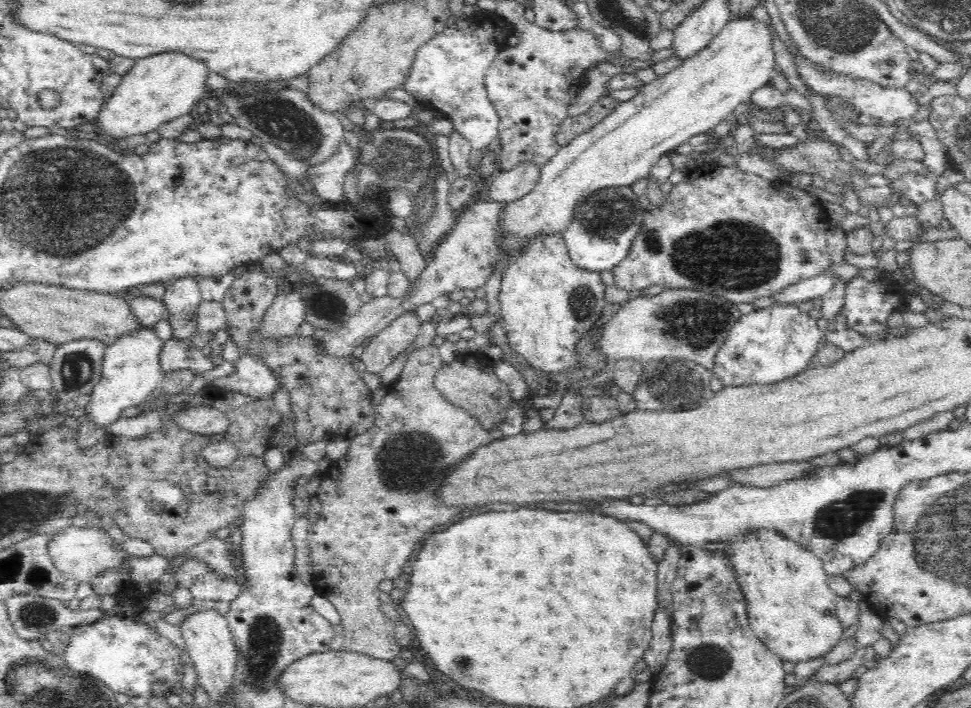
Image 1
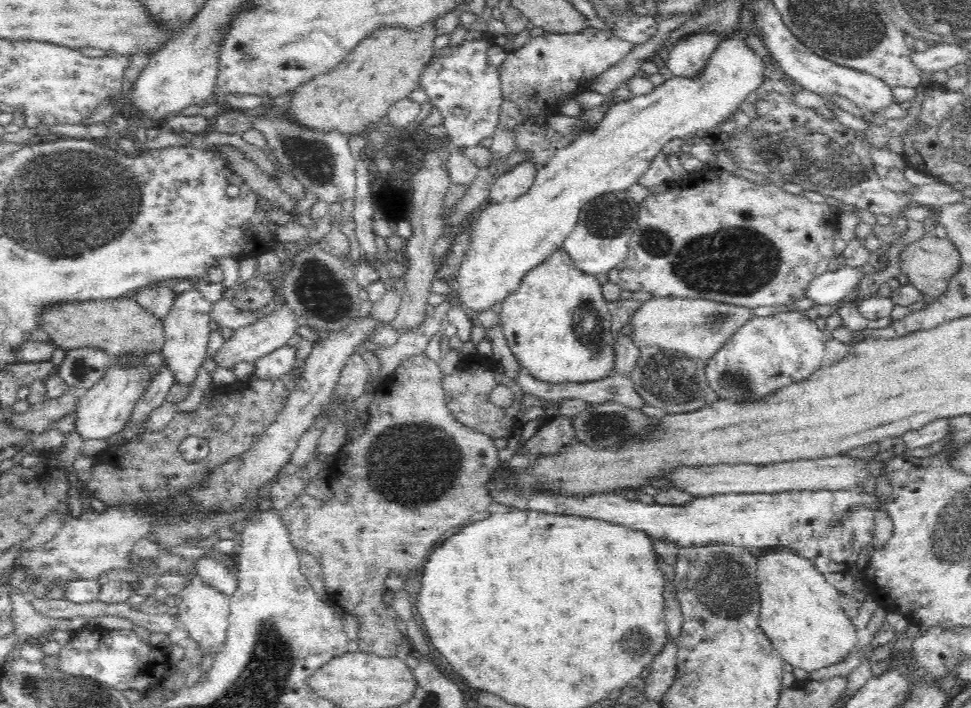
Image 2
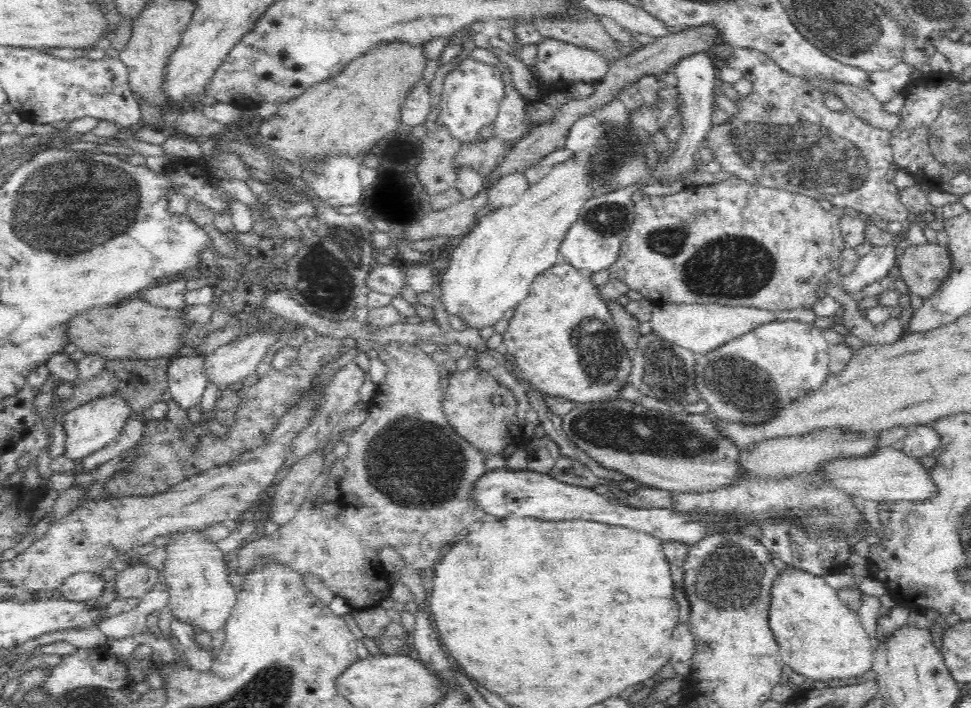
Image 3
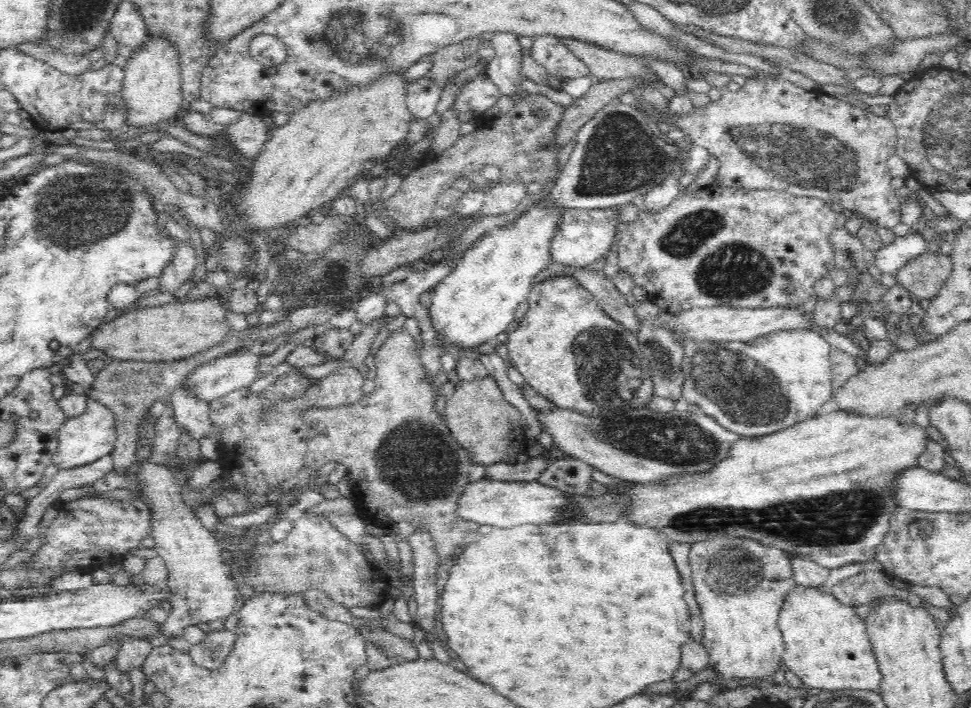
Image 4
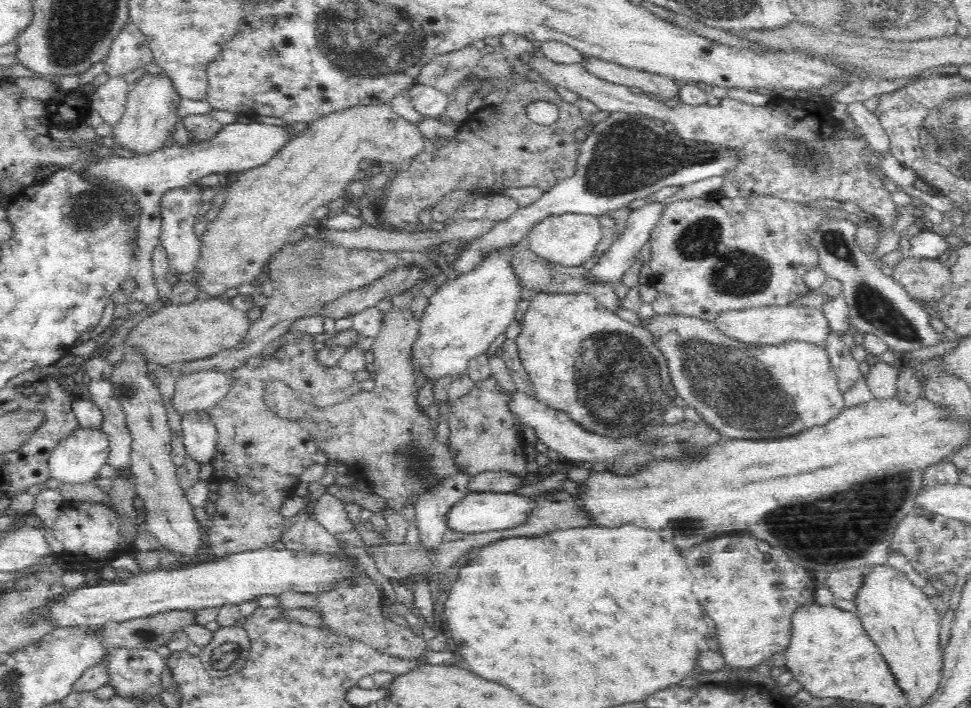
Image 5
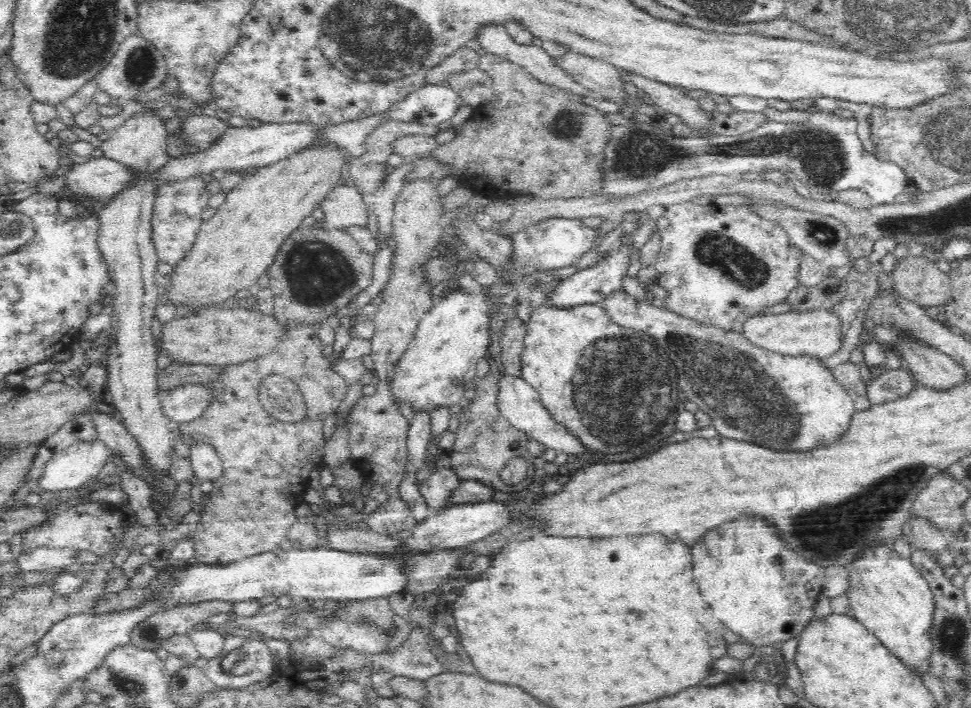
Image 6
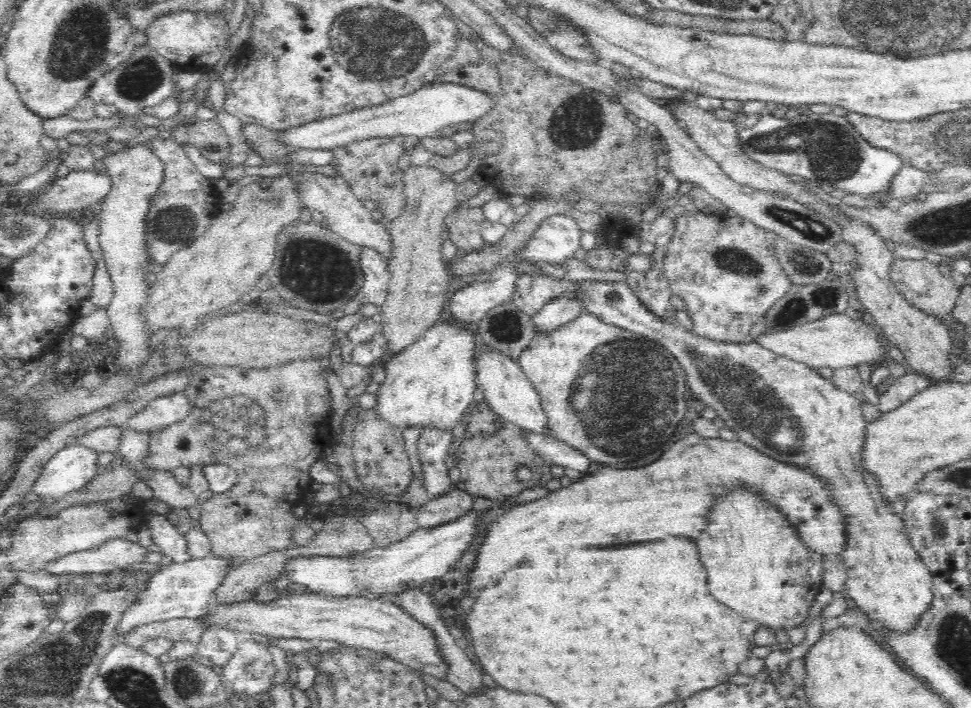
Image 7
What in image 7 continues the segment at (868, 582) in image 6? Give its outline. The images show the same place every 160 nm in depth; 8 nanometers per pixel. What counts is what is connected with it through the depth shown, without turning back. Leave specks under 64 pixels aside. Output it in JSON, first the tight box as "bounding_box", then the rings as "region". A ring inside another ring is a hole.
{"bounding_box":[511,269,933,631],"region":[[[529,269],[516,279],[511,301],[524,314],[533,317],[545,304],[562,296],[577,298],[581,302],[583,312],[599,318],[602,322],[622,327],[664,345],[669,353],[676,355],[686,371],[691,397],[704,403],[704,407],[699,410],[701,417],[706,419],[720,417],[726,427],[738,435],[739,441],[750,444],[752,448],[769,458],[798,466],[798,469],[810,471],[814,477],[818,477],[827,490],[829,501],[843,516],[846,544],[842,555],[847,566],[844,593],[851,605],[860,609],[869,619],[880,621],[884,627],[890,629],[908,631],[915,625],[933,599],[932,573],[911,544],[904,519],[892,510],[892,503],[884,497],[878,478],[863,468],[865,459],[862,452],[867,442],[867,423],[862,410],[864,402],[857,400],[855,394],[842,391],[830,380],[818,376],[814,368],[773,353],[755,340],[740,343],[718,342],[702,338],[677,323],[667,324],[659,320],[641,305],[624,281],[575,282],[564,277],[554,278],[546,273],[534,274]]]}

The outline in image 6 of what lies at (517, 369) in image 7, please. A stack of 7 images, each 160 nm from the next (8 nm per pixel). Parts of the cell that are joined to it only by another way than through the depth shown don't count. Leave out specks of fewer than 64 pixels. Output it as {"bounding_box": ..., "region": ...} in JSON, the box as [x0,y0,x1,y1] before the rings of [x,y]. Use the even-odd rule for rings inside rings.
{"bounding_box":[497,371,580,455],"region":[[[501,371],[501,377],[497,382],[497,408],[498,411],[506,418],[506,421],[517,430],[523,431],[528,437],[545,446],[553,448],[556,451],[564,452],[567,455],[580,454],[578,439],[570,435],[564,427],[558,425],[548,410],[542,405],[541,397],[538,391],[528,384],[521,375],[512,375]]]}

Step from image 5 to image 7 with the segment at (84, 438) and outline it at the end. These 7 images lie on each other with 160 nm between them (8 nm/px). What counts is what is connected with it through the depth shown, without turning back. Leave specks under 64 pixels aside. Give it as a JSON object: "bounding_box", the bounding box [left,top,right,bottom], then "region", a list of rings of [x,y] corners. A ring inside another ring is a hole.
{"bounding_box":[33,444,98,499],"region":[[[82,444],[65,447],[45,464],[33,491],[44,499],[56,499],[81,490],[98,476],[97,455]]]}

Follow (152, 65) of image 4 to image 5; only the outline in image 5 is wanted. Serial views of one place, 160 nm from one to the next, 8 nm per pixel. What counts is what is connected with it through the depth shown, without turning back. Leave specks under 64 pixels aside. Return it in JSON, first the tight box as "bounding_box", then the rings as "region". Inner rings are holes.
{"bounding_box":[108,74,181,156],"region":[[[145,74],[136,79],[128,92],[122,118],[113,126],[114,134],[108,142],[124,150],[128,148],[128,152],[136,156],[146,156],[171,145],[171,133],[181,124],[176,112],[181,98],[175,92],[176,89],[166,74],[162,76]]]}

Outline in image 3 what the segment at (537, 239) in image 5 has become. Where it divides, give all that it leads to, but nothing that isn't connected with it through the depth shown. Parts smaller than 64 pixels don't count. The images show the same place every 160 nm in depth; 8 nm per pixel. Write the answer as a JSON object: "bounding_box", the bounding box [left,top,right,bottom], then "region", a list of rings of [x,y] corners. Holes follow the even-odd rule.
{"bounding_box":[559,176,660,272],"region":[[[660,176],[654,180],[648,180],[644,184],[632,184],[628,188],[614,190],[610,194],[588,199],[582,206],[576,222],[569,226],[564,240],[561,242],[559,254],[561,260],[572,265],[578,270],[586,268],[591,272],[609,269],[610,265],[617,259],[620,243],[625,239],[635,220],[635,203],[631,196],[634,191],[646,185],[660,183]]]}

